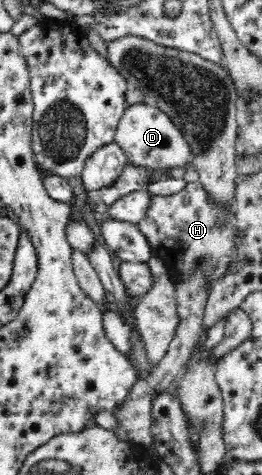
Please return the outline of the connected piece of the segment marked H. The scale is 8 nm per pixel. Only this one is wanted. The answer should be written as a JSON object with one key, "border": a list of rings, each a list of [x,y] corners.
{"border":[[[200,180],[186,181],[178,192],[170,195],[151,196],[150,208],[137,225],[151,246],[151,256],[163,260],[174,285],[182,284],[186,278],[192,282],[190,278],[199,268],[199,274],[205,280],[205,294],[209,294],[214,284],[230,276],[232,260],[236,258],[238,242],[241,242],[234,202],[222,205],[214,201]]]}

